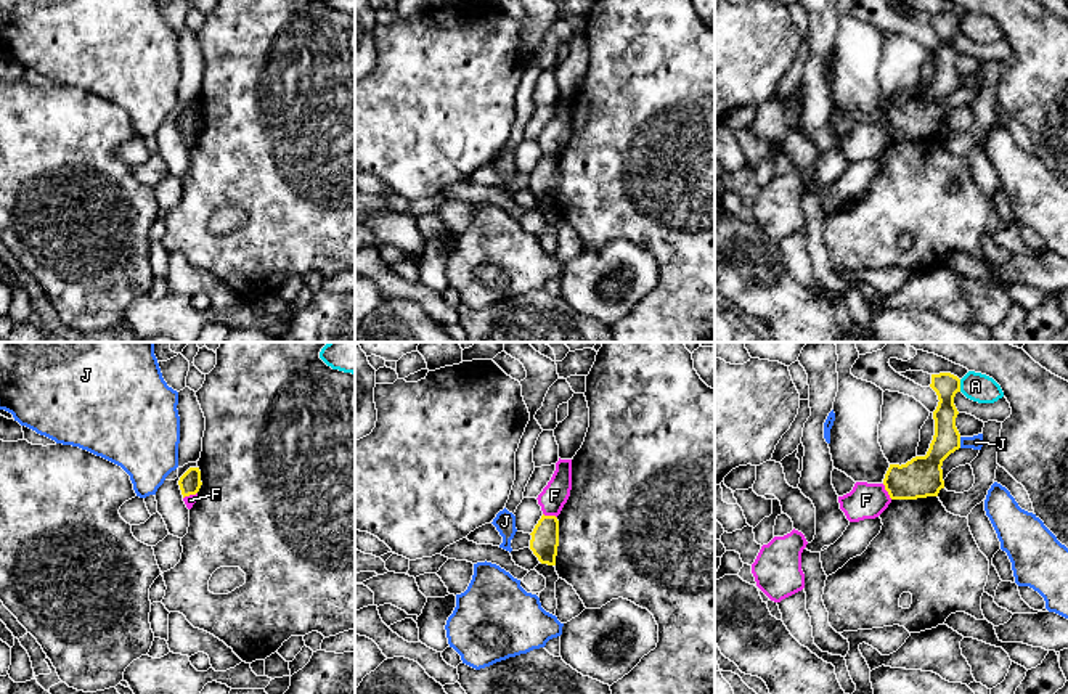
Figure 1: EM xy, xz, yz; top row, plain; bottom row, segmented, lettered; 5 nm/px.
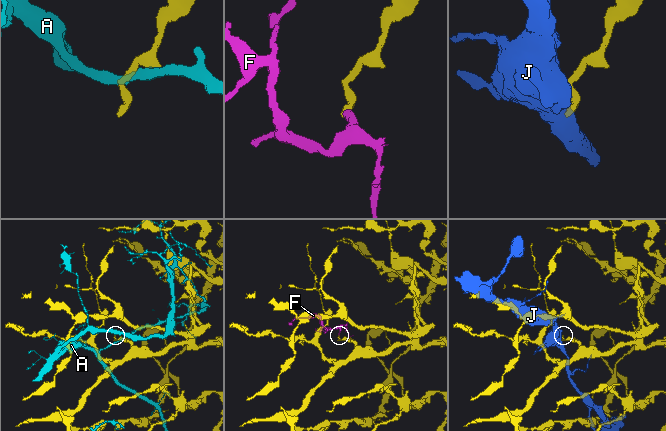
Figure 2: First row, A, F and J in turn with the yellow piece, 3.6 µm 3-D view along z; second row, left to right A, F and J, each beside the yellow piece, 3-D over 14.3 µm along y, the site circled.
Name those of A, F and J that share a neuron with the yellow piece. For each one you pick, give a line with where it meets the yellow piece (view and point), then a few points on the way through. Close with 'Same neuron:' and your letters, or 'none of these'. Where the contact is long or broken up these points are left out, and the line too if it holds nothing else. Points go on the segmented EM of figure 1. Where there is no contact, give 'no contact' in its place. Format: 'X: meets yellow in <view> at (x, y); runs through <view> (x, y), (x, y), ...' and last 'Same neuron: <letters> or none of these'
Same neuron: none of these

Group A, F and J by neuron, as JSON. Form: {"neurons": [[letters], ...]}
{"neurons": [["A"], ["F"], ["J"]]}

